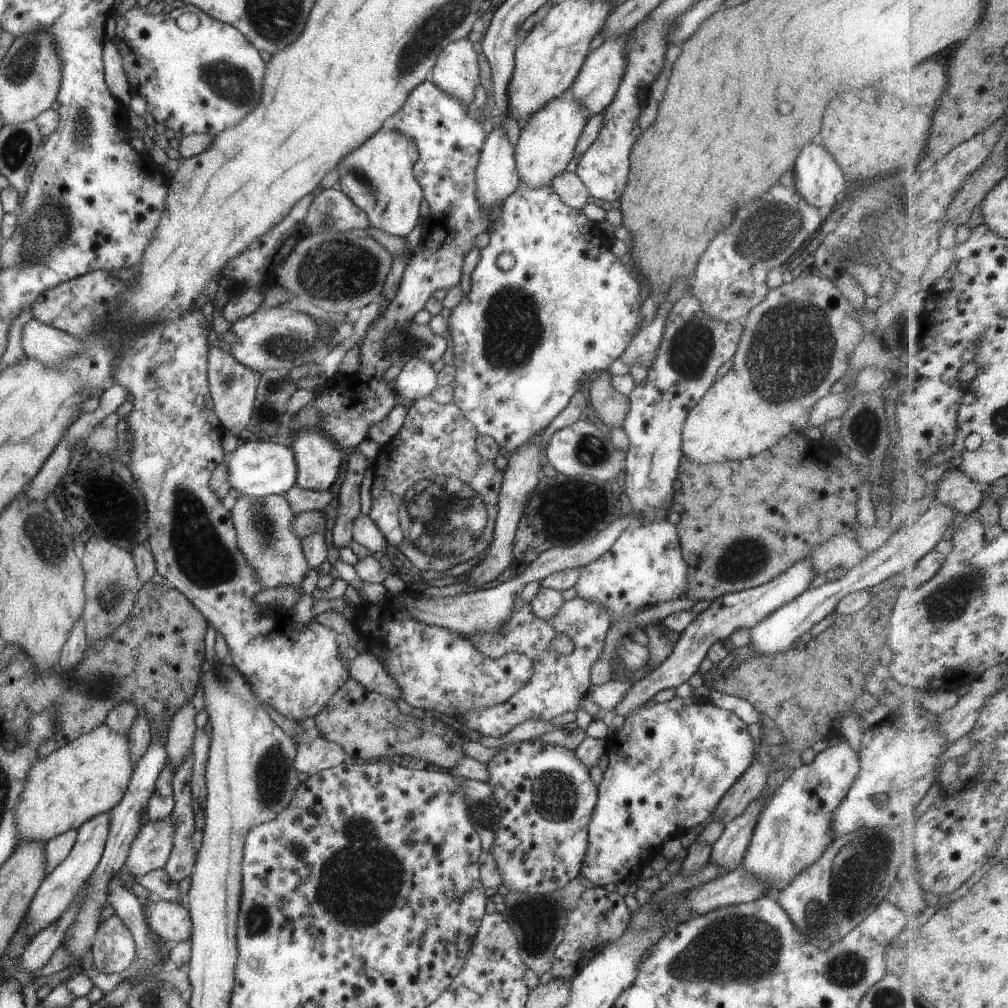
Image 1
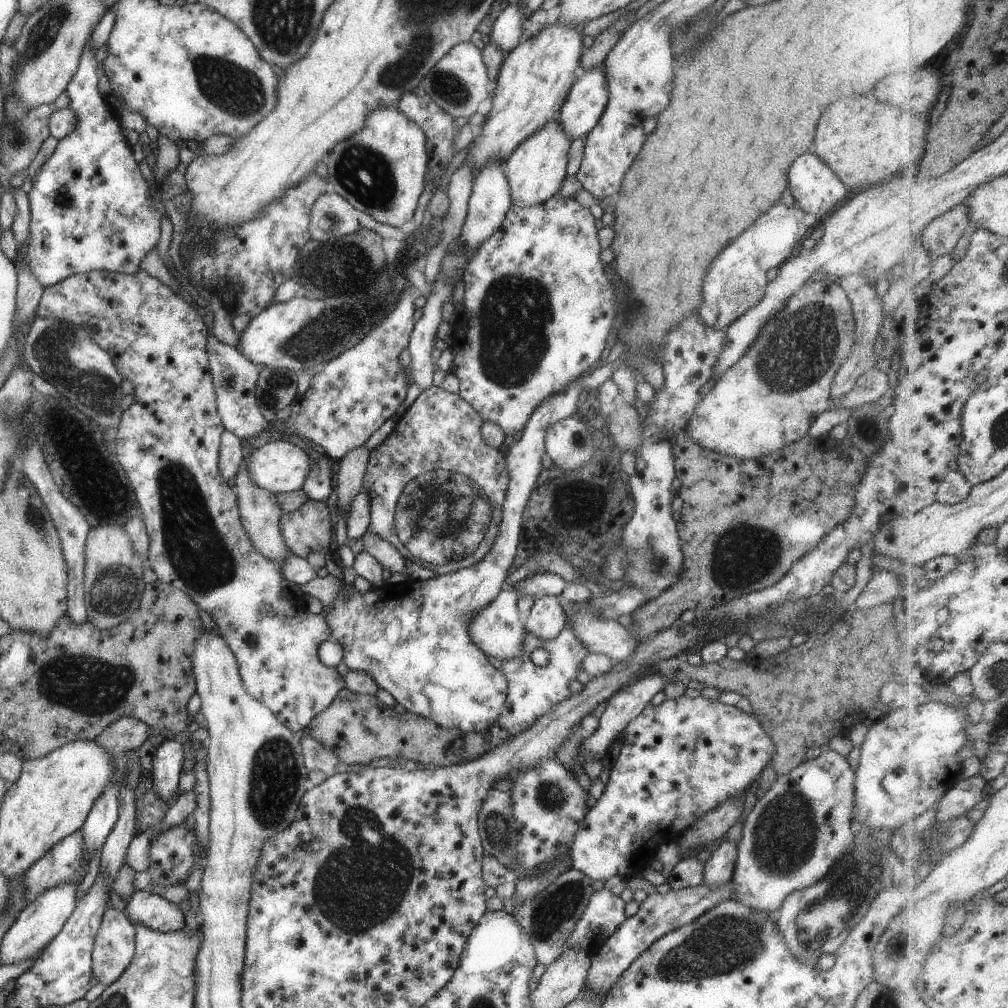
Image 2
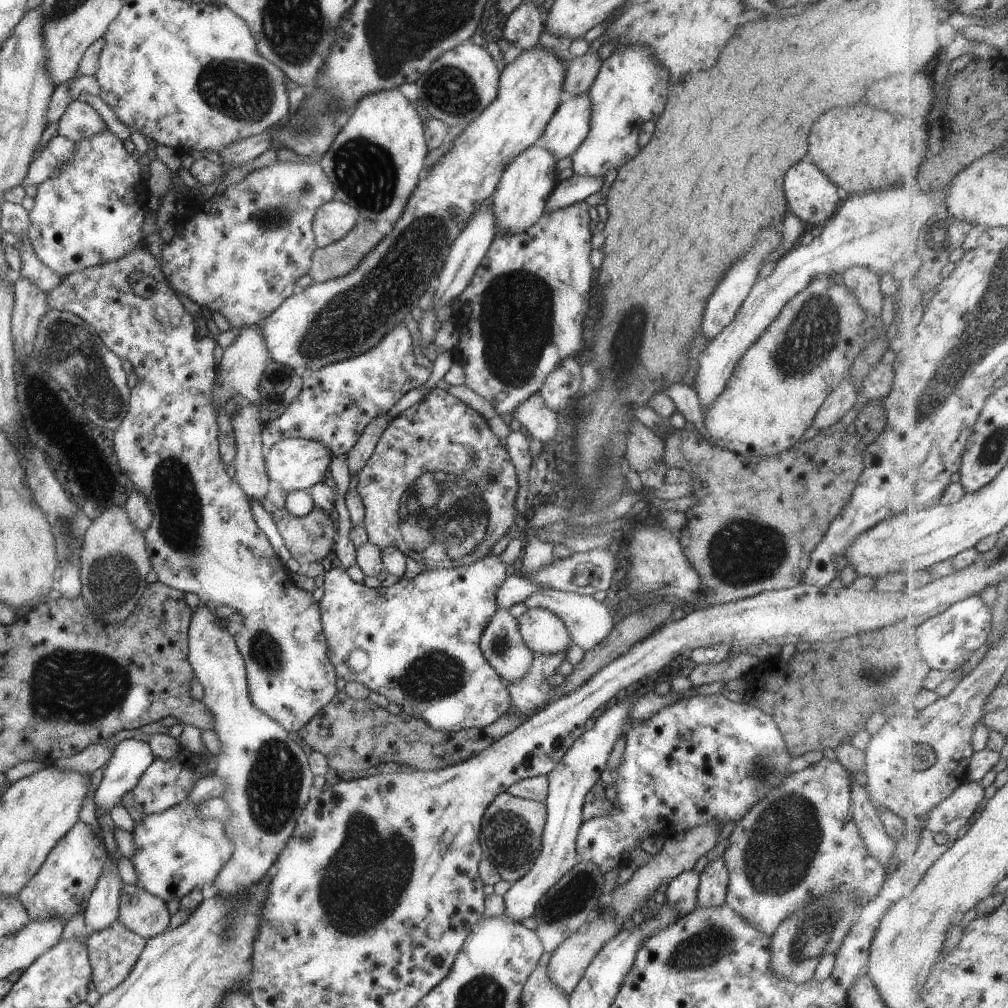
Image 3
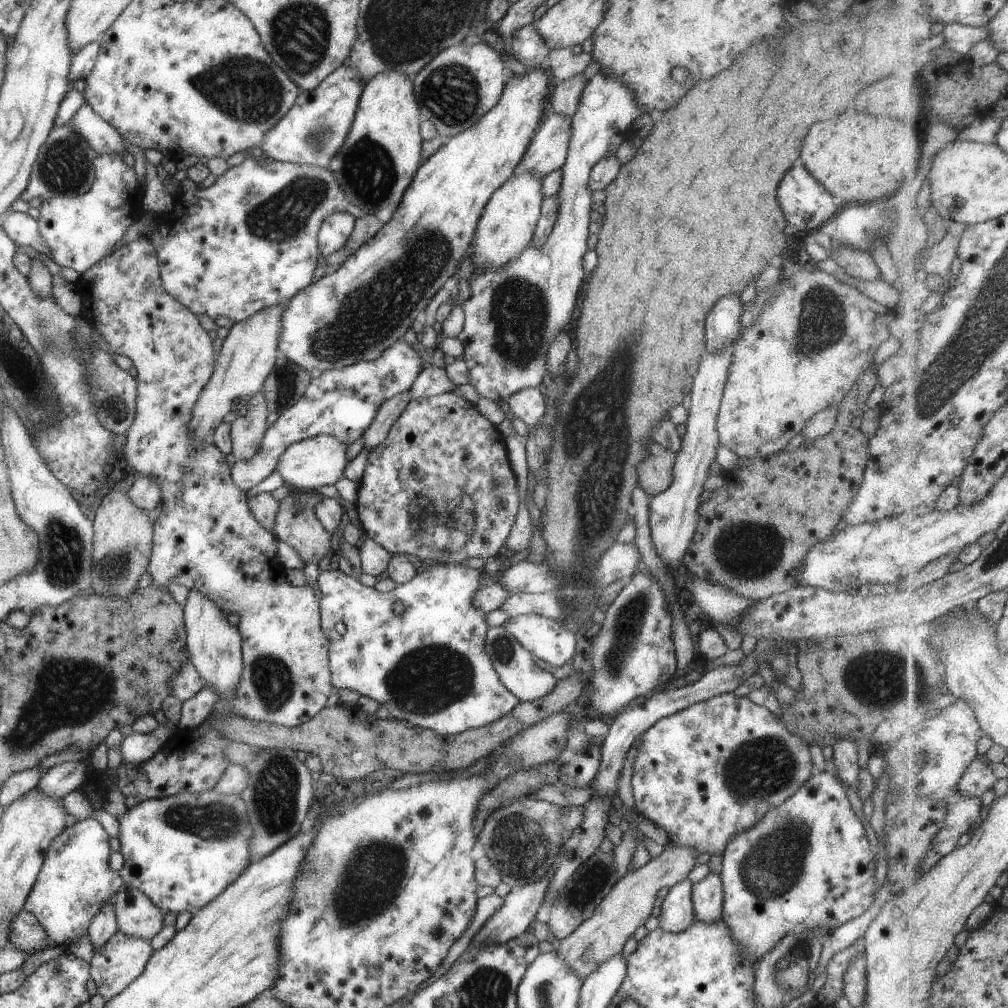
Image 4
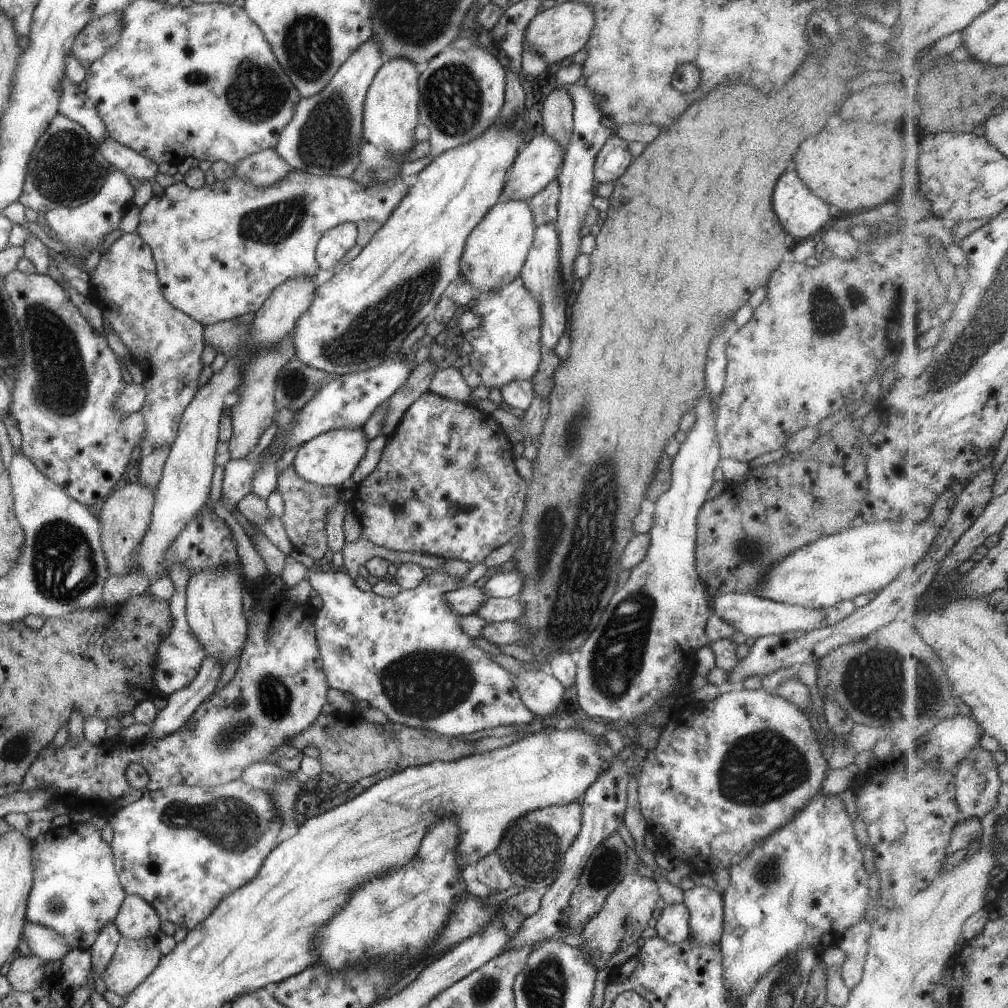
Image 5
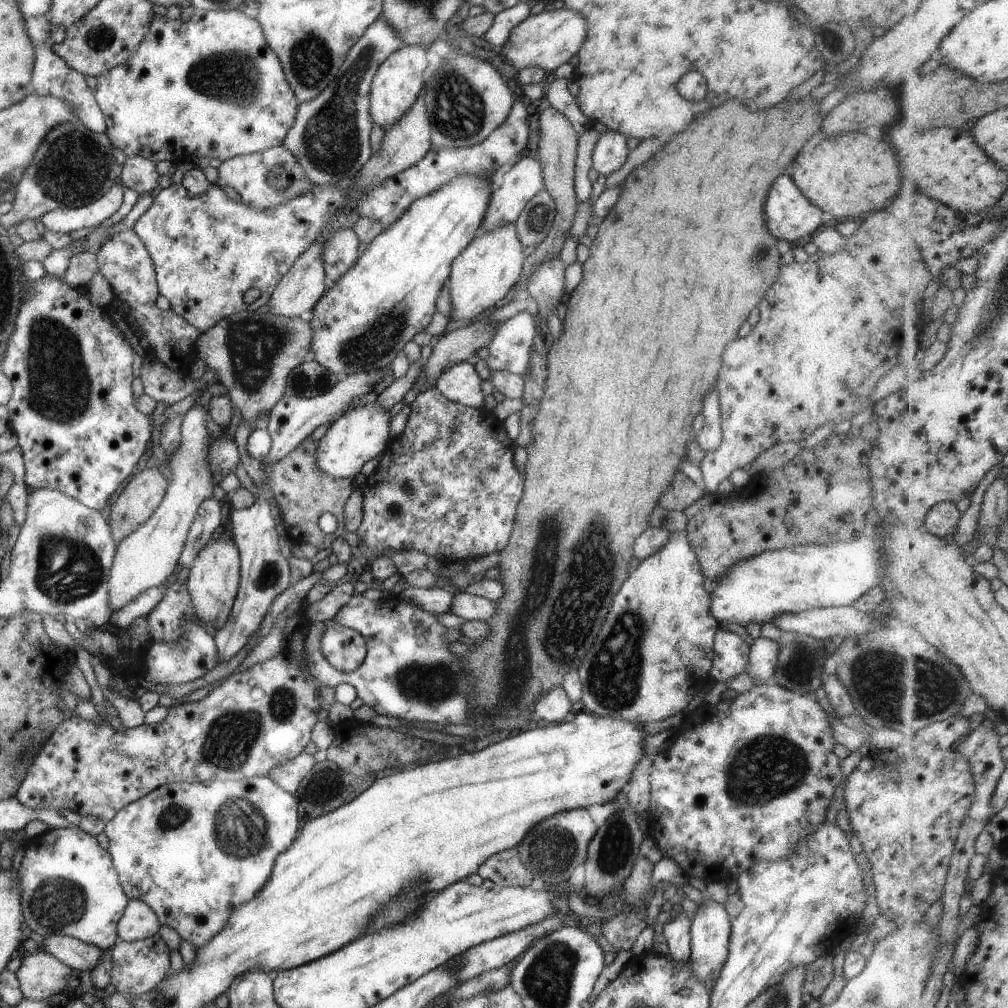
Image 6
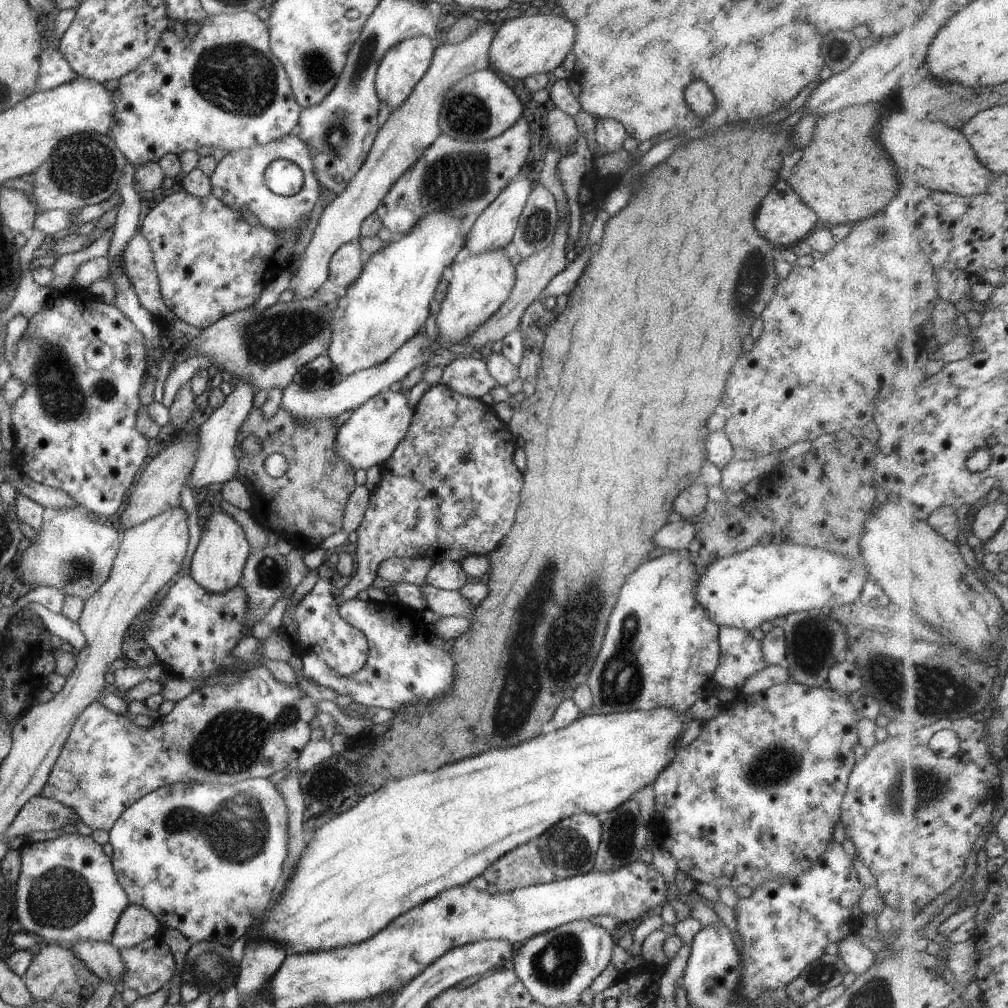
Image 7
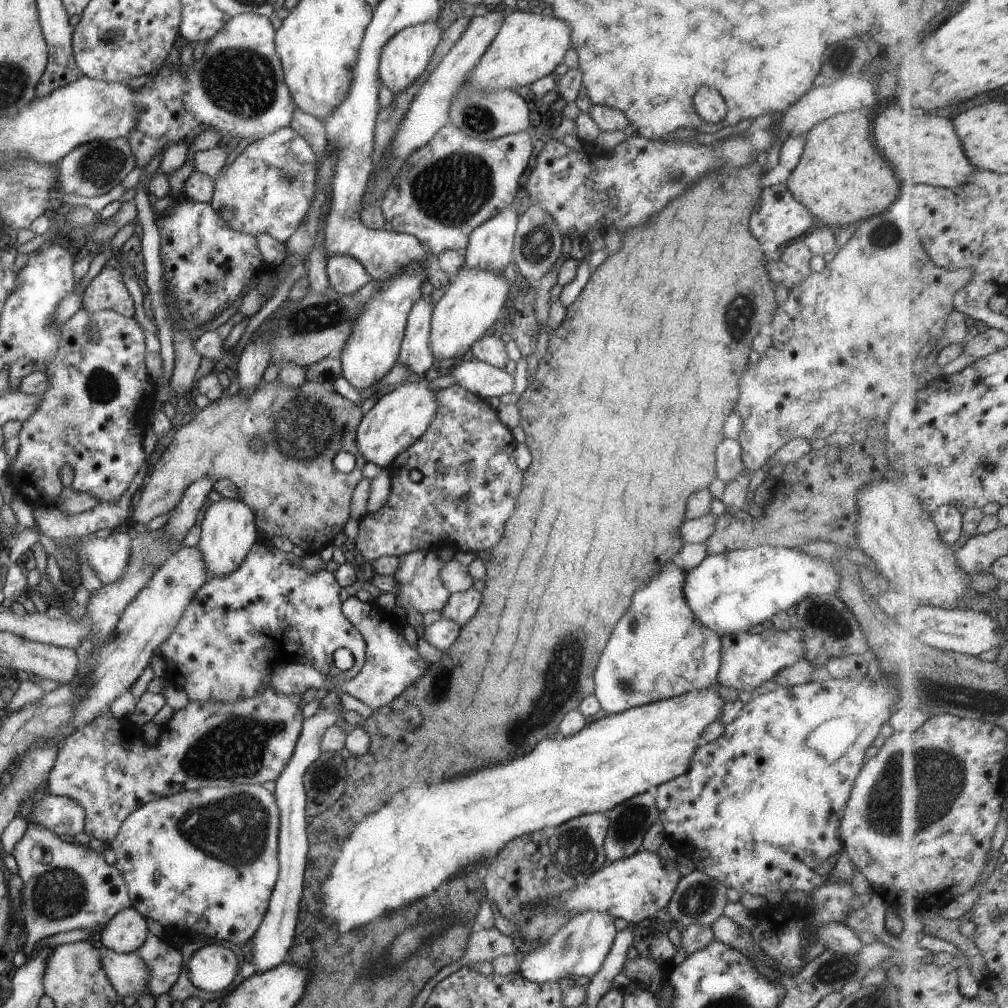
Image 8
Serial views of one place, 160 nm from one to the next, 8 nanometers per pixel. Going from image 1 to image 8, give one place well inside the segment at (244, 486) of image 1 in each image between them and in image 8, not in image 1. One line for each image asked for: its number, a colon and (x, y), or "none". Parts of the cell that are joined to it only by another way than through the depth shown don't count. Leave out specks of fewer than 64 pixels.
2: (277, 466)
3: (290, 464)
4: (308, 464)
5: (328, 459)
6: (359, 435)
7: (367, 438)
8: (397, 419)

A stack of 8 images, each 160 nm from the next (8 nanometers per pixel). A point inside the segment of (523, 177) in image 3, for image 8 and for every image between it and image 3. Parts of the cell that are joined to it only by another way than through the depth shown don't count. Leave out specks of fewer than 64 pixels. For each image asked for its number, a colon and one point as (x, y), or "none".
4: (507, 223)
5: (494, 252)
6: (483, 273)
7: (481, 283)
8: (475, 299)

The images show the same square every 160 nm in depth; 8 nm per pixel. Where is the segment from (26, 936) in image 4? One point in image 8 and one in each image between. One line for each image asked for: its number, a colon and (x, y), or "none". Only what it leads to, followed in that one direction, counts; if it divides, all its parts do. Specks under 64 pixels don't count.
5: (47, 945)
6: (76, 955)
7: (102, 959)
8: (128, 973)

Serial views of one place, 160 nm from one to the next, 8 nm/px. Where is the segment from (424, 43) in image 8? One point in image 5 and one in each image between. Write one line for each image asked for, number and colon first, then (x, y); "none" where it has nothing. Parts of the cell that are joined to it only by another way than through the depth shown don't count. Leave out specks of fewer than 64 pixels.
5: (389, 116)
6: (397, 82)
7: (404, 62)

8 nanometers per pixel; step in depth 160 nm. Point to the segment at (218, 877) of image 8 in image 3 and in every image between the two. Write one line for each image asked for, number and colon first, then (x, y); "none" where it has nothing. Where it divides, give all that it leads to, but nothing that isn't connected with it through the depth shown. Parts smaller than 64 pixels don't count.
3: (181, 849)
4: (181, 851)
5: (181, 848)
6: (192, 852)
7: (204, 859)

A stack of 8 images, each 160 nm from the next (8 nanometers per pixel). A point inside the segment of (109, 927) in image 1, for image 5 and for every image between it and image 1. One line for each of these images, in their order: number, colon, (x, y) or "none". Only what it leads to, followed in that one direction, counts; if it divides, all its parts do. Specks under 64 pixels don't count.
2: (113, 947)
3: (112, 951)
4: (122, 958)
5: (133, 960)

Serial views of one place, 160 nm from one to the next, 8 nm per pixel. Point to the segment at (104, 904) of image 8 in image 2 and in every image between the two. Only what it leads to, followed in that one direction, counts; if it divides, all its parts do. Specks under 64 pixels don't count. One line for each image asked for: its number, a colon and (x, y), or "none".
2: (60, 864)
3: (66, 877)
4: (74, 880)
5: (75, 891)
6: (68, 884)
7: (66, 891)

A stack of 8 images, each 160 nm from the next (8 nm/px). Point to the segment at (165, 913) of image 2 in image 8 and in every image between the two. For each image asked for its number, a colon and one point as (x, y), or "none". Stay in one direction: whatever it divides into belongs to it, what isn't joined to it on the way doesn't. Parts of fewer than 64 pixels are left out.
3: (144, 914)
4: (135, 915)
5: (136, 919)
6: (137, 922)
7: (135, 924)
8: (125, 931)

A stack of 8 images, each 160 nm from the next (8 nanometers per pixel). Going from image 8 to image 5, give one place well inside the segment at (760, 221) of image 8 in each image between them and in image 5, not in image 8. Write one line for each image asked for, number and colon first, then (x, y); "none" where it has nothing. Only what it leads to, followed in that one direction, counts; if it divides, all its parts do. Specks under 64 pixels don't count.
5: (801, 214)
6: (790, 216)
7: (783, 218)

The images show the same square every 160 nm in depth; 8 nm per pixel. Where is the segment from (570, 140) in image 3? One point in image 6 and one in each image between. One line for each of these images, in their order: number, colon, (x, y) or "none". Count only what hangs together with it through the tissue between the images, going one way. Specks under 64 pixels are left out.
4: (547, 149)
5: (538, 163)
6: (524, 179)

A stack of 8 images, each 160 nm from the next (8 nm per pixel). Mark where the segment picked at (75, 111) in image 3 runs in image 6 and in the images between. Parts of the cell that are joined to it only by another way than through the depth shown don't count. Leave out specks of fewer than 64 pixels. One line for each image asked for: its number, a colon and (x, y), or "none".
4: (101, 137)
5: (122, 158)
6: (138, 174)

